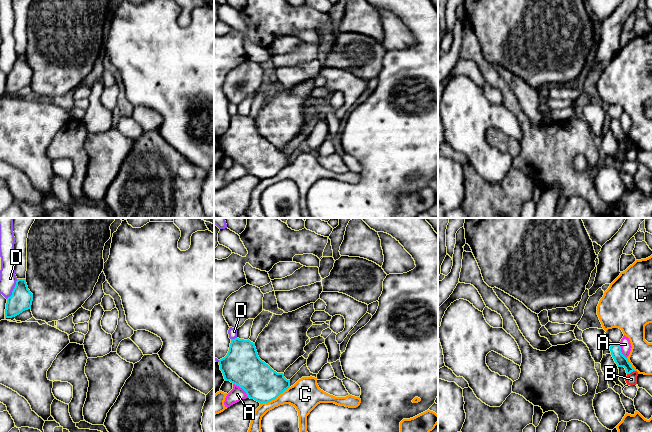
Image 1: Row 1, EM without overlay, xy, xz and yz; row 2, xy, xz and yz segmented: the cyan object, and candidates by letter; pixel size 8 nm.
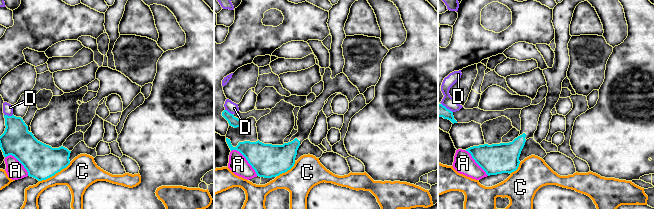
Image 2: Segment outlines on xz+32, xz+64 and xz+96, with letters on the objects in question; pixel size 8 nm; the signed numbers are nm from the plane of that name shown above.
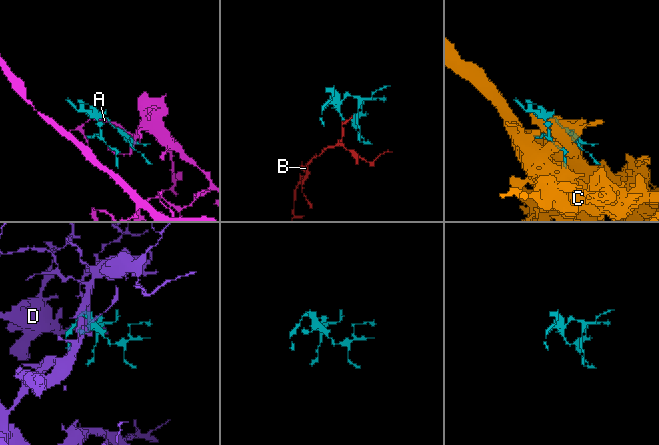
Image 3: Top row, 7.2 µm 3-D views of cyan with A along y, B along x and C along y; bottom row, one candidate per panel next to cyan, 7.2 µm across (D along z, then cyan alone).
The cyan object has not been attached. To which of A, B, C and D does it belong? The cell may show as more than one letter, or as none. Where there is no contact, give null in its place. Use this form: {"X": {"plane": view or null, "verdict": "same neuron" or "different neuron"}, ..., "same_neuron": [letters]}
{"A": {"plane": "xz", "verdict": "different neuron"}, "B": {"plane": "yz", "verdict": "different neuron"}, "C": {"plane": "xz", "verdict": "different neuron"}, "D": {"plane": "xy", "verdict": "different neuron"}, "same_neuron": []}

